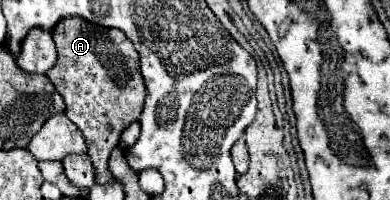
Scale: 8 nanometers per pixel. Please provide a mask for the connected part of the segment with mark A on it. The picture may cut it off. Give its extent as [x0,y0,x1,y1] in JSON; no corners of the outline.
[46,16,146,184]

